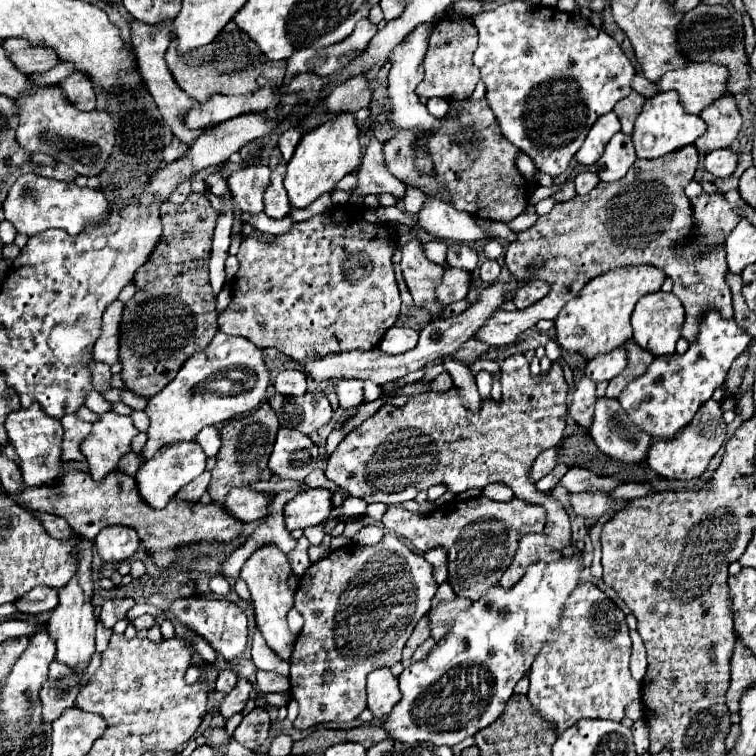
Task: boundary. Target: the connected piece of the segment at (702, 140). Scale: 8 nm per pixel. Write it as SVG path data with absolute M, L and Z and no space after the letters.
M733 94L719 96L709 106L705 106L699 116L707 124L705 134L701 134L695 140L697 150L703 154L719 148L727 148L741 130L741 114L737 110L737 102Z

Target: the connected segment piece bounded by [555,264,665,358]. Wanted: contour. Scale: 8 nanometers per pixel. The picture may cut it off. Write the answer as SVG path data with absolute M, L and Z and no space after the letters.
M637 264L609 270L581 288L581 294L567 302L555 318L557 344L565 350L585 354L587 358L611 352L633 336L631 314L643 294L657 292L665 280L665 272L653 264Z

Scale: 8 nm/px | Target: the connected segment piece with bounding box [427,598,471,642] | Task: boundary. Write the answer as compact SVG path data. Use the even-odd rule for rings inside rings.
M455 598L451 602L439 602L437 606L433 606L429 612L427 612L427 618L429 618L429 630L431 630L431 638L435 642L439 642L447 630L449 630L449 622L463 610L469 608L469 598Z

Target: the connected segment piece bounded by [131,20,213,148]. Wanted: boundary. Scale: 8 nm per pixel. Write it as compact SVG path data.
M133 22L131 24L131 38L133 38L133 44L135 44L135 54L137 54L137 64L139 64L139 72L145 80L145 86L147 86L147 92L153 96L155 104L159 106L161 114L163 114L163 120L169 124L169 128L173 130L173 134L187 144L187 148L201 136L205 134L207 130L211 130L213 126L209 128L201 128L201 130L191 130L185 126L185 114L195 106L189 96L173 82L173 76L169 74L169 68L165 64L165 50L171 42L171 34L169 34L169 28L167 26L149 26L149 24L143 24L143 22Z

